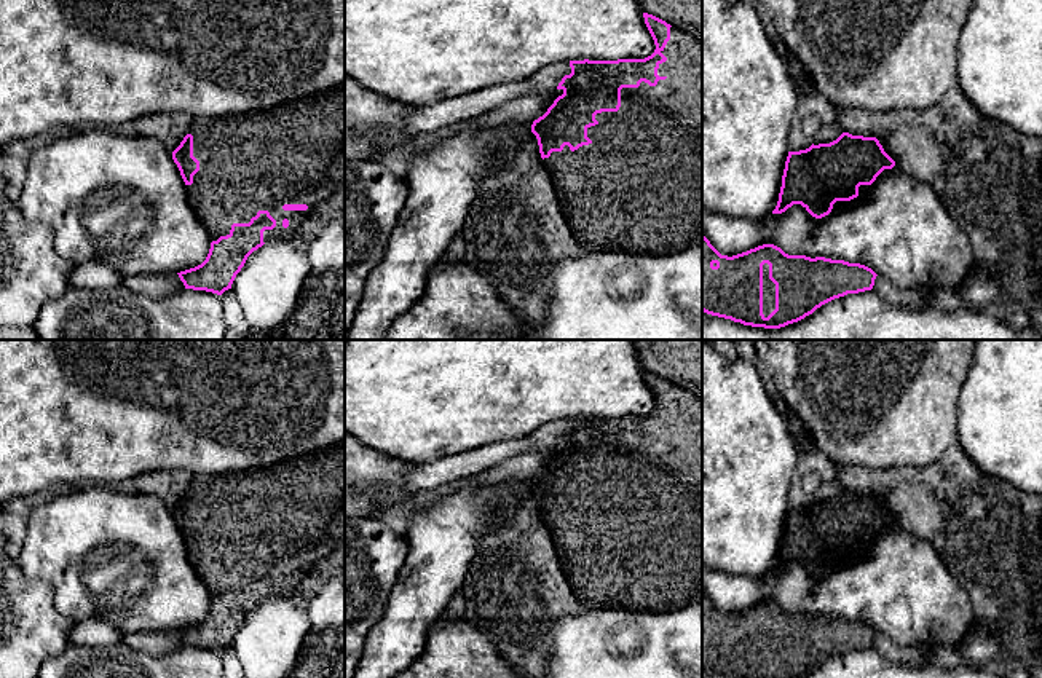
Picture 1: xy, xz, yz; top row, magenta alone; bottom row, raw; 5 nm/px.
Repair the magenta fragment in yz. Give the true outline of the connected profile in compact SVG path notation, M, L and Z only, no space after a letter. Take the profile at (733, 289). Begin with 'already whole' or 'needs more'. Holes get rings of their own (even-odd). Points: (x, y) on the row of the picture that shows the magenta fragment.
needs more; M702 233L702 311L744 325L785 327L835 298L871 290L876 276L860 263L788 255L774 244L728 257Z

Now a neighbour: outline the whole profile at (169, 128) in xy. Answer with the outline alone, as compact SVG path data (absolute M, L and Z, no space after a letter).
M161 112L137 118L134 128L137 136L160 140L172 155L188 134L193 120L195 116L187 112Z

